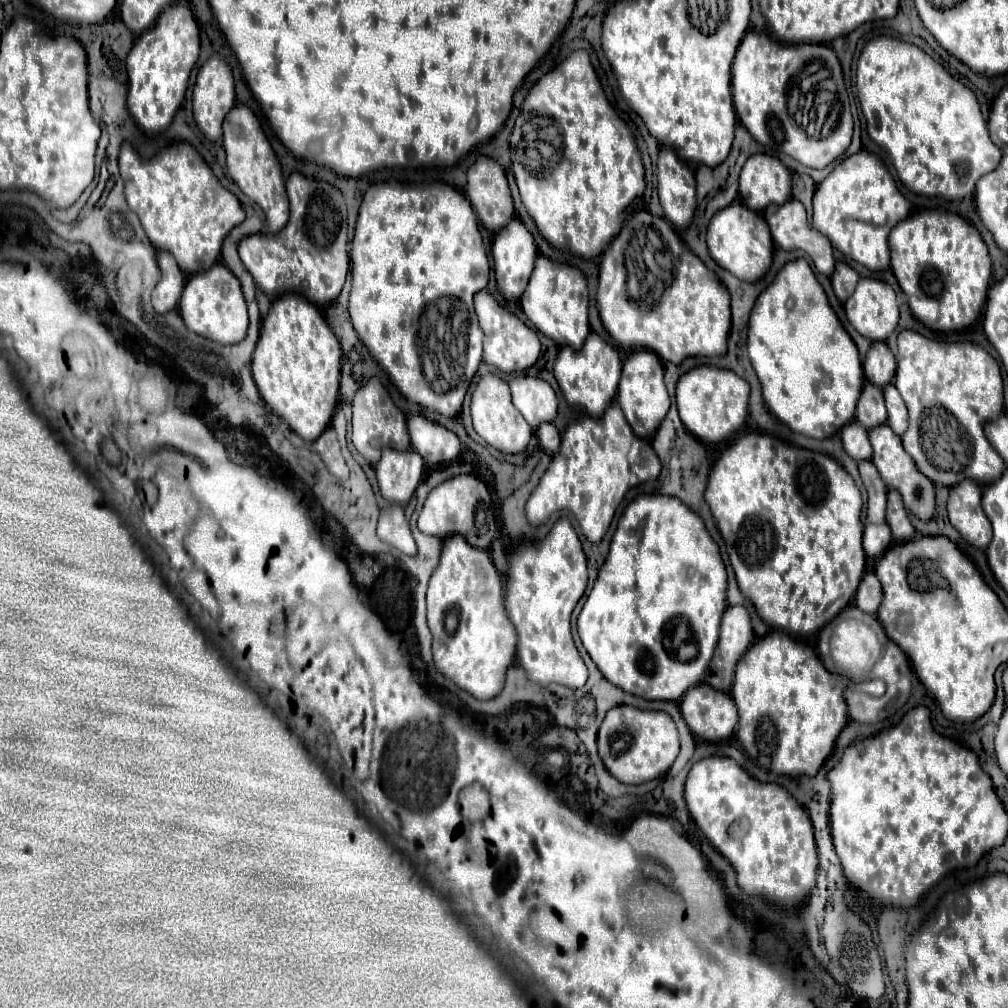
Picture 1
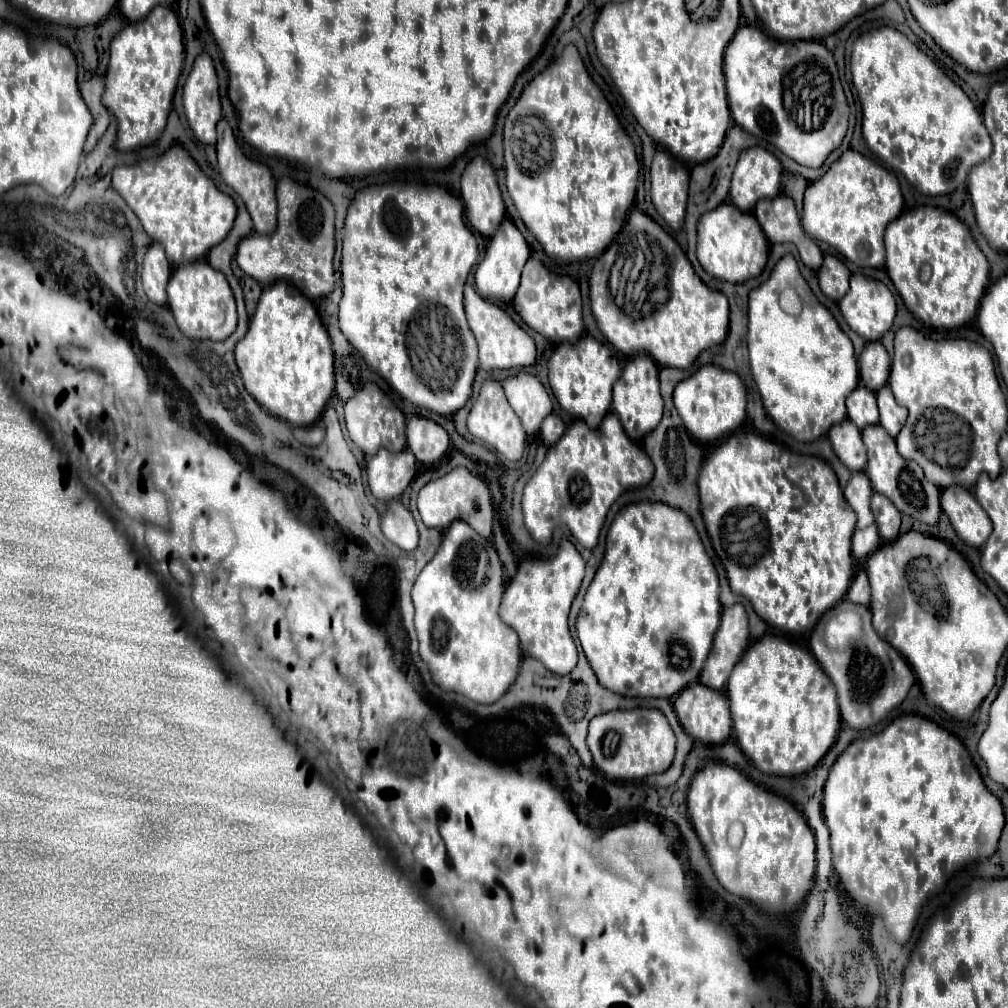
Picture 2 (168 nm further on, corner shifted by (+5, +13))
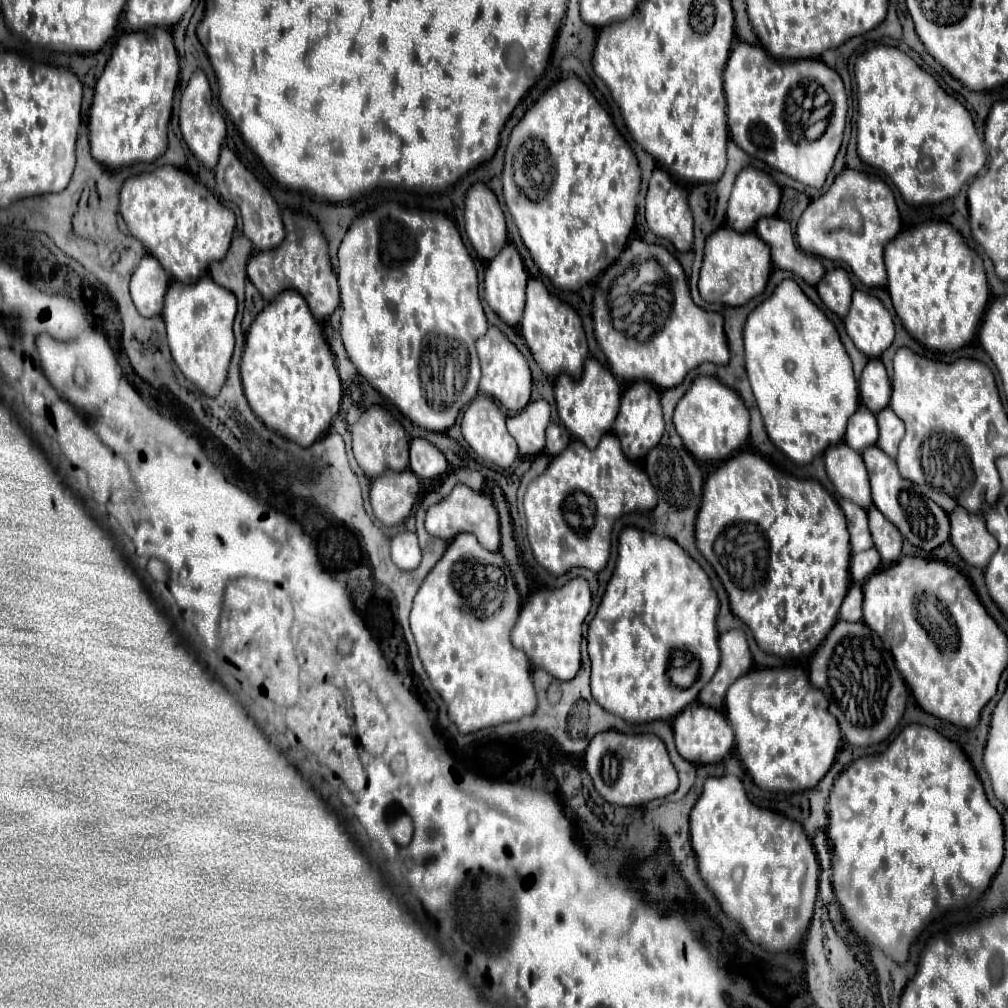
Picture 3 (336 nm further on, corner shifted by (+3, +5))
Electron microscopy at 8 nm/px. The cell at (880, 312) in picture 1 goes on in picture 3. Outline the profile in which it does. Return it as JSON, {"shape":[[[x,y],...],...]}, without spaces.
{"shape":[[[854,291],[844,325],[854,345],[870,359],[880,357],[894,339],[890,311],[880,303],[880,299],[864,291]]]}

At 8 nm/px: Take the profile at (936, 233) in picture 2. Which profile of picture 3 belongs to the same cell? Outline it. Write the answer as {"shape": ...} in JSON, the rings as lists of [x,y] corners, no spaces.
{"shape":[[[946,221],[922,223],[914,229],[902,231],[896,239],[886,245],[884,251],[886,271],[888,271],[888,293],[898,319],[904,329],[922,345],[932,351],[956,351],[962,349],[978,331],[986,303],[988,303],[988,283],[982,259],[972,251],[962,235]]]}

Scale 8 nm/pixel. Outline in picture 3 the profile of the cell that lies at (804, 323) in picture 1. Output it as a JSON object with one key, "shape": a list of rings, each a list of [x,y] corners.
{"shape":[[[784,279],[776,291],[748,315],[744,325],[744,347],[746,373],[748,379],[752,377],[752,391],[762,413],[766,433],[790,461],[796,465],[808,465],[816,455],[826,451],[826,447],[844,439],[846,423],[858,409],[858,383],[852,373],[852,363],[836,327],[802,293],[796,281]]]}

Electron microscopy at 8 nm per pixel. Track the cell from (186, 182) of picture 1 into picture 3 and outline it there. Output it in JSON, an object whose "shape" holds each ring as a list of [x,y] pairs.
{"shape":[[[172,165],[130,177],[120,193],[120,213],[130,235],[142,241],[174,281],[182,283],[198,281],[210,263],[224,259],[236,225],[232,209],[224,207],[206,185]]]}

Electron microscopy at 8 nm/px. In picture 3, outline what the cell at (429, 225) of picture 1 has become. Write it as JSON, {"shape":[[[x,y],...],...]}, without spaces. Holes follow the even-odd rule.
{"shape":[[[392,203],[362,213],[352,221],[338,249],[338,285],[342,343],[358,373],[412,423],[438,433],[448,431],[456,423],[460,409],[478,393],[480,367],[474,343],[488,329],[486,313],[478,297],[476,267],[456,225],[442,213],[394,209]],[[462,361],[466,361],[466,379],[454,391],[454,403],[448,407],[448,385],[452,387],[456,365],[462,365]]]}

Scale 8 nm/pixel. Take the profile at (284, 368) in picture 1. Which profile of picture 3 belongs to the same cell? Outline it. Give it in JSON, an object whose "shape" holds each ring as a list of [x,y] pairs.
{"shape":[[[284,291],[250,325],[240,361],[244,395],[250,409],[278,435],[308,447],[320,439],[340,409],[340,377],[334,355],[298,291]]]}

